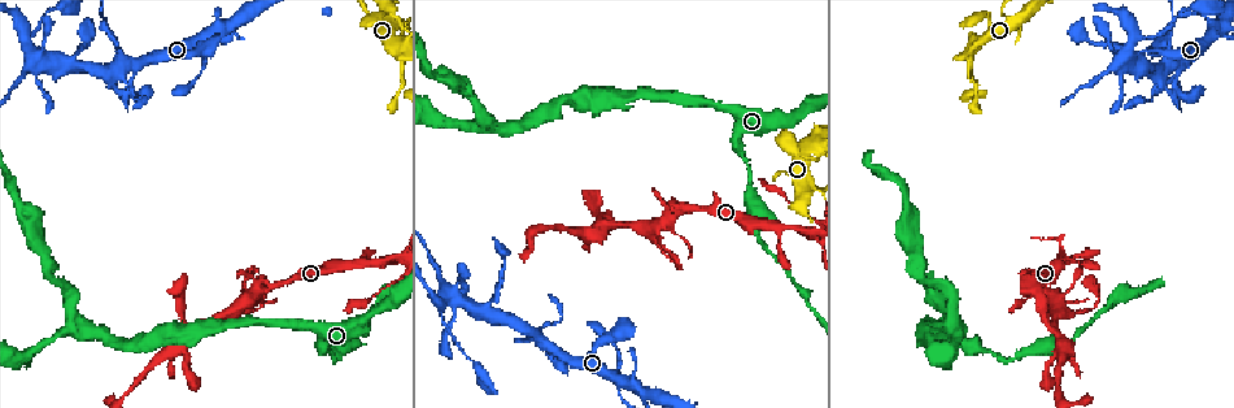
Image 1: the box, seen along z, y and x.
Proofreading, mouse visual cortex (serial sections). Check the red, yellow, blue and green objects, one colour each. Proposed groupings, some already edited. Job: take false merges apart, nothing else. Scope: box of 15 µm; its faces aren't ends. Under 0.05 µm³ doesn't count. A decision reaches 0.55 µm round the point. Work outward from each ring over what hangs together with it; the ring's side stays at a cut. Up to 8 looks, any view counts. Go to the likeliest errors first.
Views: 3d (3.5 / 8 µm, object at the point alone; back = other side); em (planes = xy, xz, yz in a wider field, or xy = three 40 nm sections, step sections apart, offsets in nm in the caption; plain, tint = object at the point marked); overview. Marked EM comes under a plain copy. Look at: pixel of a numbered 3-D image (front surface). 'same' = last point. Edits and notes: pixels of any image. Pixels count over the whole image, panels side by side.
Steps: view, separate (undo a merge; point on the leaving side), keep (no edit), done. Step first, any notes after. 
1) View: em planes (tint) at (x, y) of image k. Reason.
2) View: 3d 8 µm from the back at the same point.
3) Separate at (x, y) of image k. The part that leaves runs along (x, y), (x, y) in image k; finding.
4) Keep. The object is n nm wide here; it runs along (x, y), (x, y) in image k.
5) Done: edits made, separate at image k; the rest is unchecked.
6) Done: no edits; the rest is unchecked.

View: 3d 8 µm at (975, 98) of image 1. Calibre changes.

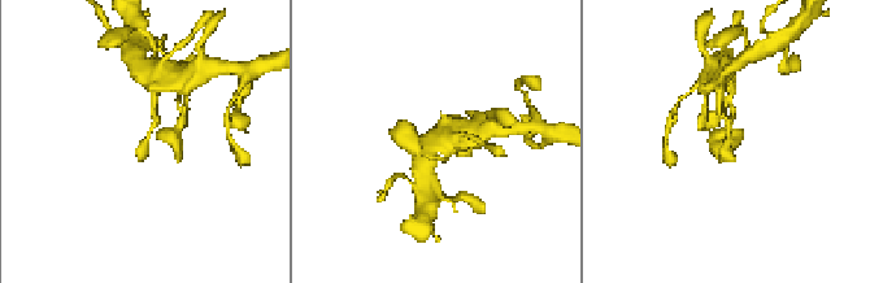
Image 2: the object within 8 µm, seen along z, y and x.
View: 3d 3.5 µm from the back at (146, 139) of image 2.

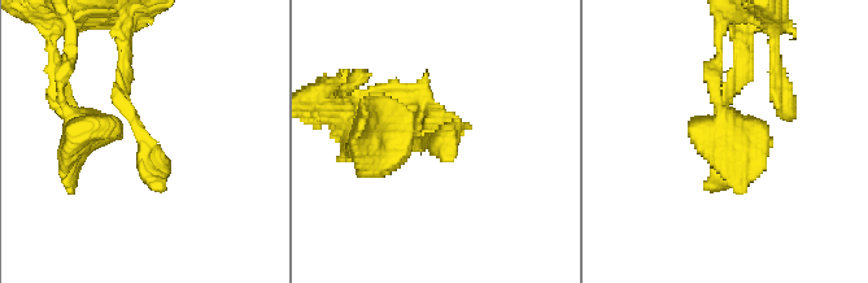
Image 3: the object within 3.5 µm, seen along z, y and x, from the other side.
View: em xy step 5 (tint) at (433, 146) of image 3.

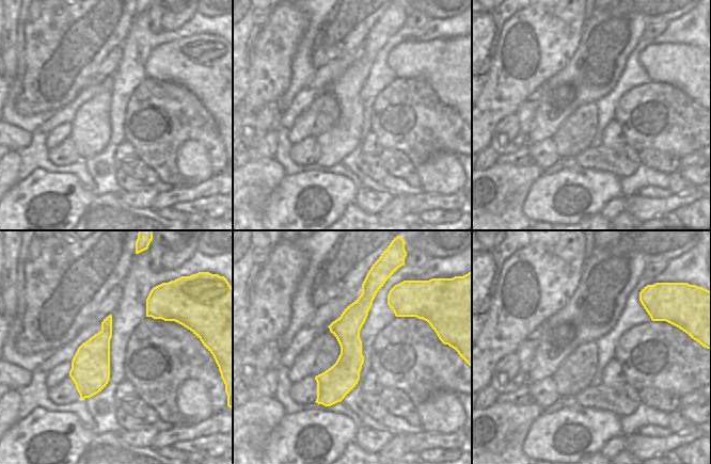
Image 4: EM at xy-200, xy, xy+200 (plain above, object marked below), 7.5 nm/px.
Keep. The object is 240 nm wide here; it runs along (126, 64), (122, 103), (162, 191) in image 3; continuous, no second cell.

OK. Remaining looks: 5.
View: 3d 8 µm at (37, 67) of image 1. Thin arm on a thick one.

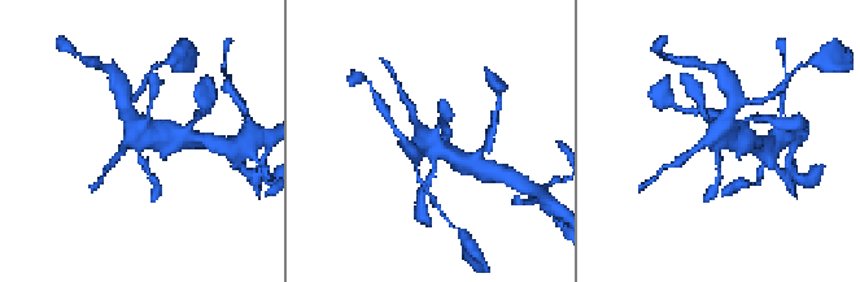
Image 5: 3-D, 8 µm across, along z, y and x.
View: 3d 3.5 µm at (721, 138) of image 5. Closer look.

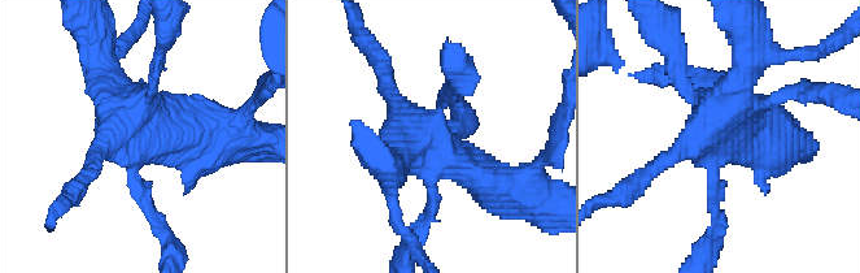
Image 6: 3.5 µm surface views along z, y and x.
View: em xy step 1 (tint) at (725, 137) of image 6.

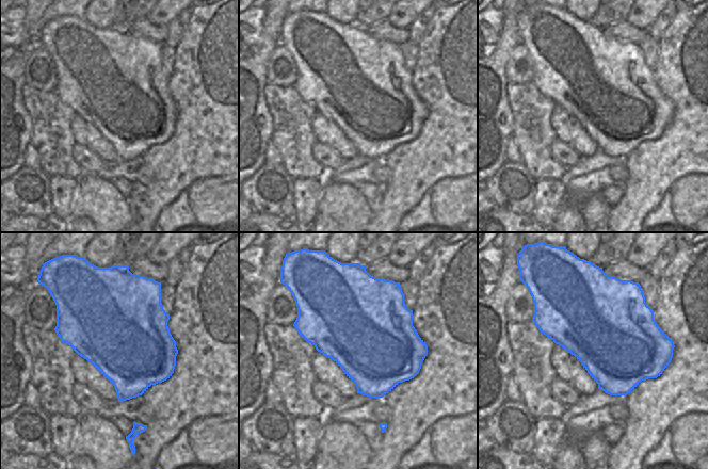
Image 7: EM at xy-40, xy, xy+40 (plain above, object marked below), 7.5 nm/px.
Keep. It runs along (204, 130), (129, 111), (100, 55) in image 6; all the same cell.

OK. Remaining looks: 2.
View: 3d 3.5 µm at (681, 269) of image 1. Sharp bend.

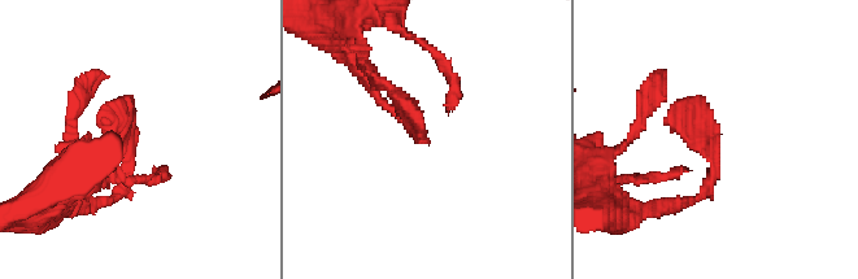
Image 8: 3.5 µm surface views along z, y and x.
View: em xy step 3 (tint) at (129, 157) of image 8. Shape alone is not enough.

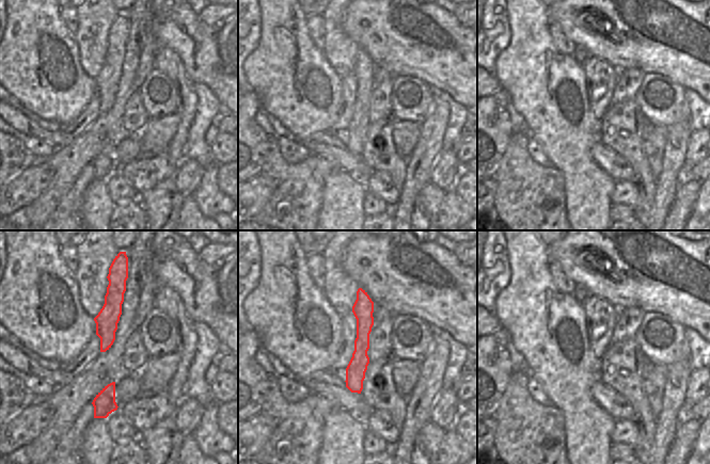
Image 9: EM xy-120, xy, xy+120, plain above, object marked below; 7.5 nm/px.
Keep. The object is 150 nm wide here; it runs along (675, 206), (705, 191), (714, 151), (669, 116) in image 8; one cell here.

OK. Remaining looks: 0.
Done: no edits; the rest is unchecked.

